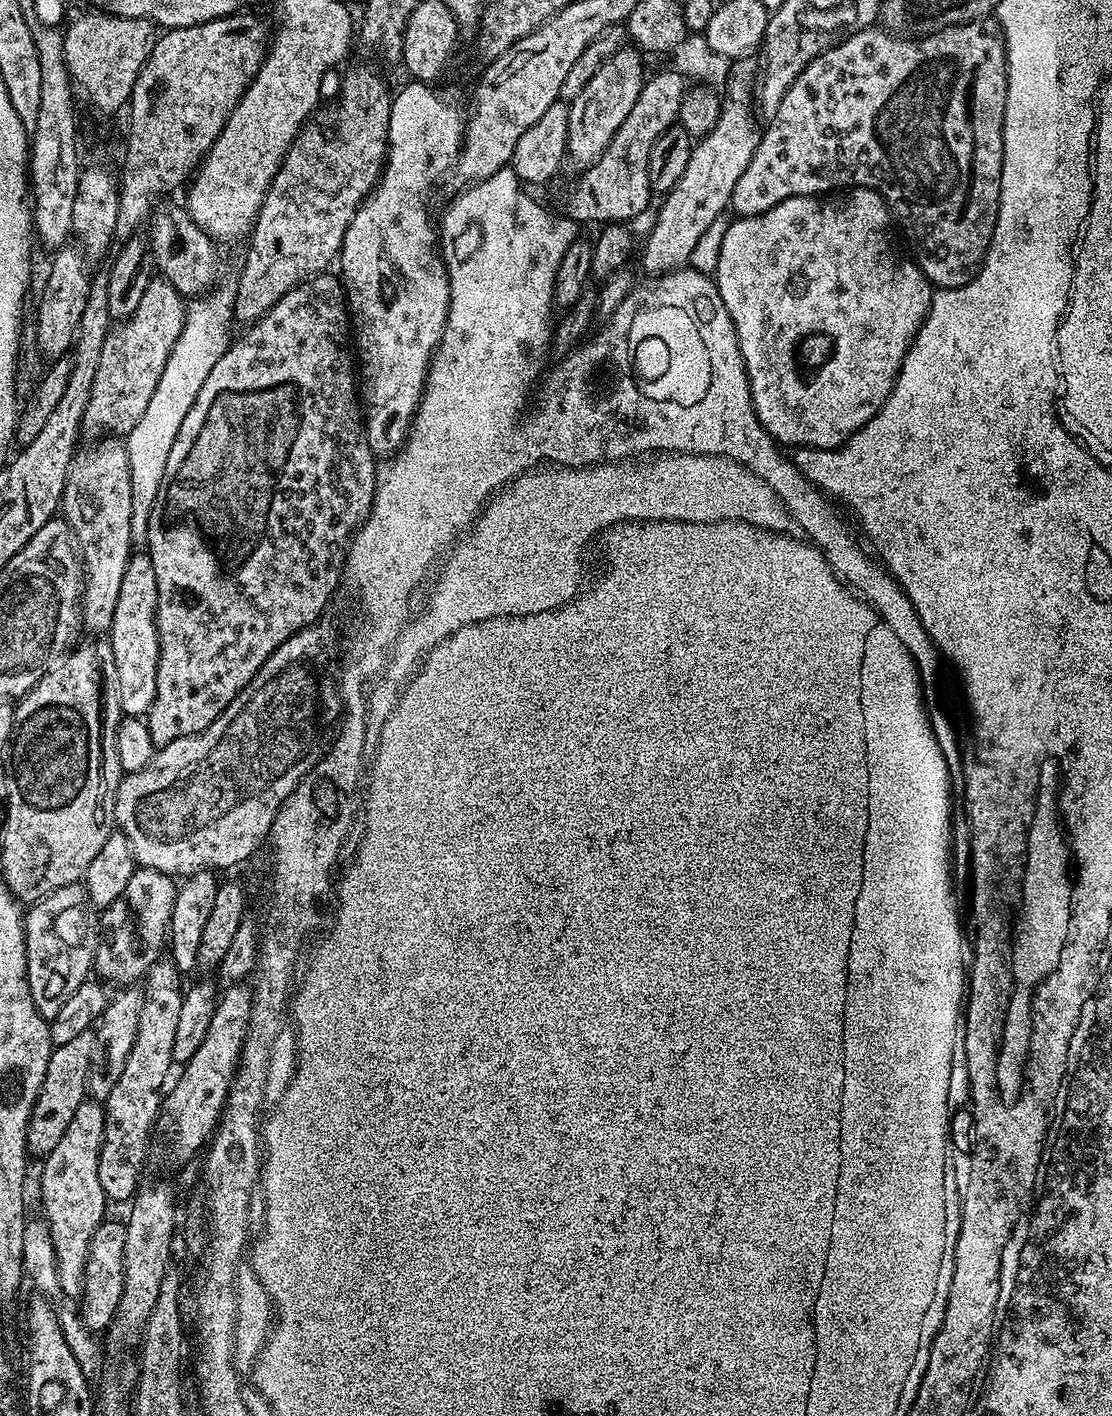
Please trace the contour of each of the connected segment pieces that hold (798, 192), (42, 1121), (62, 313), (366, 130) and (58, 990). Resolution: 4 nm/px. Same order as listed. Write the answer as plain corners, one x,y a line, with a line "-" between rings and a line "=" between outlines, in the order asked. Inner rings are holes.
981,18
972,20
969,24
951,24
949,28
944,28
940,32
932,32
928,36
917,36
915,38
905,38
895,35
883,27
873,26
871,28
863,28
861,32
855,32
852,36
848,36
842,42
835,44
833,48
827,48
818,58
814,58
814,62
810,62
810,66
806,66
806,70
802,70
802,74
798,74
798,78
794,78
794,82
788,90
786,90
782,98
778,110
767,121
768,129
763,129
758,146
754,150
754,158
750,158
750,166
746,166
746,170
742,170
742,178
738,178
738,182
734,182
734,194
732,195
731,211
736,211
737,217
741,216
757,216
766,210
770,210
774,206
778,206
778,202
786,202
786,198
794,198
795,196
815,196
817,194
828,194
833,190
847,190
853,186
858,188
873,188
875,192
880,193
880,197
888,204
888,209
892,211
895,223
898,225
899,231
902,233
903,239
908,239
907,247
910,249
911,255
916,261
916,265
926,274
926,278
937,289
941,288
957,288
962,286
968,280
972,279
980,270
980,265
985,263
990,248
990,238
994,234
994,226
998,218
998,206
1000,205
1000,179
1002,178
1002,162
1004,161
1004,111
1006,110
1006,90
1008,89
1008,63
1006,62
1006,52
1004,50
1004,33
1000,31
999,24
992,18
=
95,1031
78,1034
71,1042
62,1042
53,1047
50,1062
46,1066
46,1078
42,1078
42,1086
38,1098
34,1102
34,1110
30,1114
26,1142
28,1154
32,1158
43,1158
58,1146
62,1134
70,1127
70,1122
86,1099
88,1091
88,1075
92,1058
96,1055
=
65,246
51,258
48,277
44,280
44,289
40,292
40,301
36,304
36,344
49,361
71,353
76,332
82,322
82,310
86,310
86,298
90,294
90,264
83,251
76,246
=
360,64
357,68
352,68
344,76
344,81
340,84
340,109
336,112
336,140
328,140
328,136
324,132
320,132
320,128
315,122
309,122
301,127
300,133
296,136
296,140
290,146
290,150
285,154
283,162
280,164
279,170
274,174
272,184
268,187
266,198
262,202
262,206
256,215
255,225
247,237
248,253
244,256
244,265
240,268
240,277
234,281
236,289
236,301
232,303
232,314
237,325
251,326
256,321
272,309
272,307
285,296
291,288
296,288
305,280
311,280
313,276
318,276
329,271
328,263
335,261
340,255
340,247
344,245
344,235
350,226
350,222
354,218
354,214
360,208
361,204
368,199
370,193
375,189
381,173
386,167
386,157
388,155
388,127
390,126
390,106
392,105
393,93
388,92
388,84
371,68
368,64
=
83,883
62,886
49,896
37,900
25,911
24,937
30,994
34,998
34,1006
38,1006
38,1014
42,1014
44,1020
51,1022
58,1010
66,1006
66,998
70,998
70,994
74,994
74,990
78,990
78,986
82,986
82,982
89,979
96,963
96,947
100,944
98,916
90,907
87,887

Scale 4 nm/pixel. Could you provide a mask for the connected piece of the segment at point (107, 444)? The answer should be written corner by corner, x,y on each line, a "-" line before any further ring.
104,438
88,453
77,455
64,484
62,516
72,528
74,543
84,570
84,590
80,606
82,624
92,632
107,633
112,627
122,574
134,554
130,538
130,462
125,441

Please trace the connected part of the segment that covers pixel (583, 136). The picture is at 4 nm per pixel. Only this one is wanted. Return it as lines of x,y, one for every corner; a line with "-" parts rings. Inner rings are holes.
625,46
618,49
613,56
606,58
606,62
602,62
598,74
594,74
594,78
586,82
582,94
575,96
568,104
569,134
566,156
569,161
572,159
577,164
577,169
588,168
608,149
618,126
622,126
622,122
626,122
626,114
634,110
634,102
638,102
638,94
644,89
646,83
643,59
645,60
645,57
635,47

